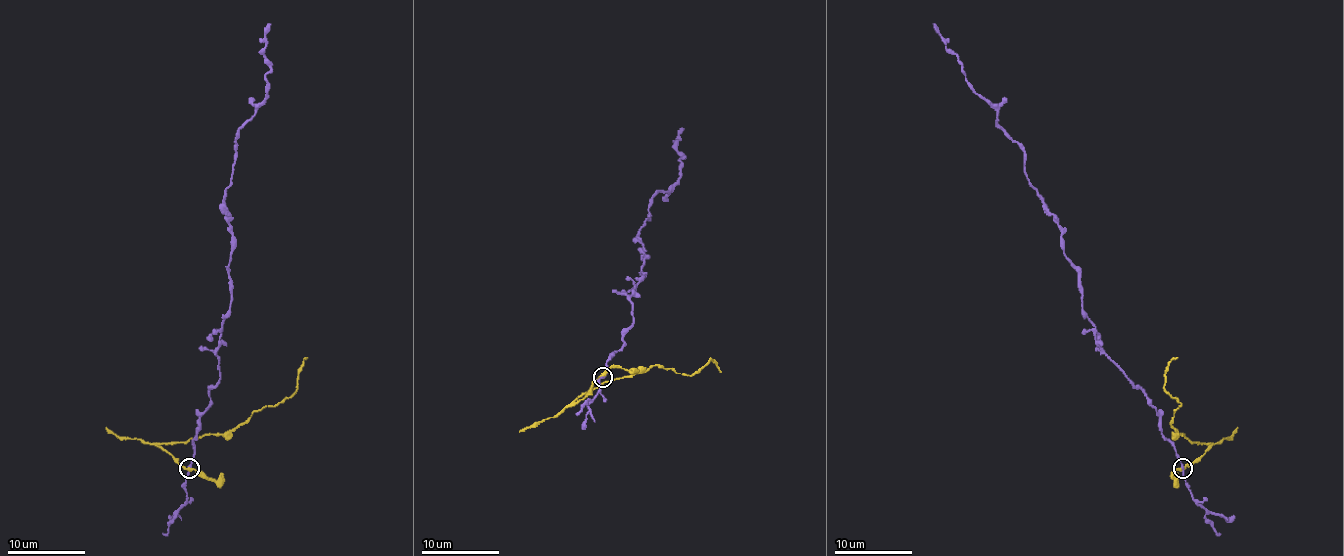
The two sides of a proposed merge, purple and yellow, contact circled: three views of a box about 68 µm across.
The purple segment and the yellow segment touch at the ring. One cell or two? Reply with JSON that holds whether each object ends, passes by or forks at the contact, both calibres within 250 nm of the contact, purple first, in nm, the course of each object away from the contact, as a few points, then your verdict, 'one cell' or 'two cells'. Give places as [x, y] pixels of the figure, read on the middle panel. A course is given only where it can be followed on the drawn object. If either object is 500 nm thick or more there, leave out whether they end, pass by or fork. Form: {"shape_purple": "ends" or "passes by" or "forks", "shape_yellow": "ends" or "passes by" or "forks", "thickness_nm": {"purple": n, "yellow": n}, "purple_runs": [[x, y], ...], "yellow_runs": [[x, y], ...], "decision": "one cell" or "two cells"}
{"shape_purple": "passes by", "shape_yellow": "passes by", "thickness_nm": {"purple": 240, "yellow": 280}, "purple_runs": [[603, 376], [632, 326], [630, 296], [644, 277], [638, 232], [652, 198], [679, 177], [683, 128]], "yellow_runs": [[603, 376], [575, 402], [605, 382], [656, 365], [673, 369], [681, 374], [691, 374], [711, 359], [720, 373]], "decision": "two cells"}

